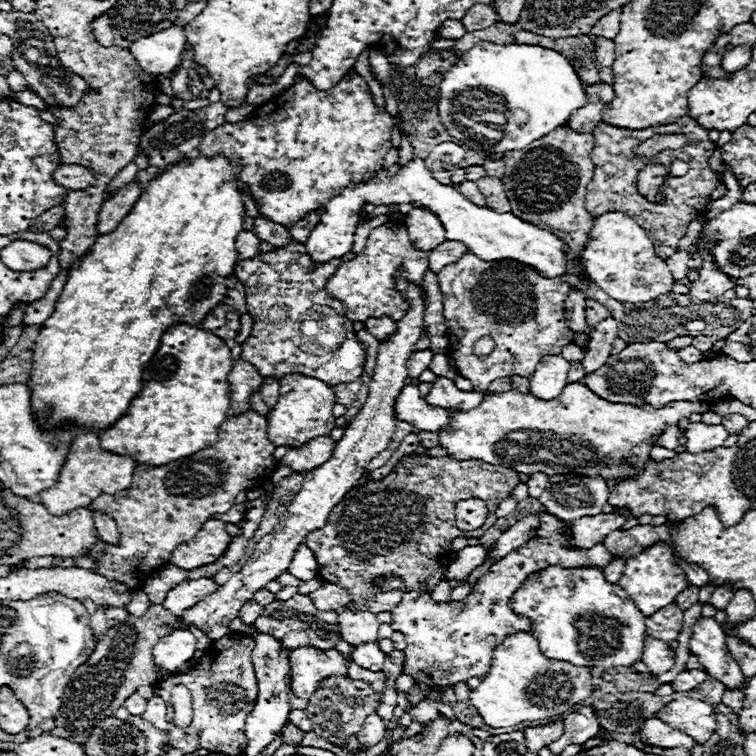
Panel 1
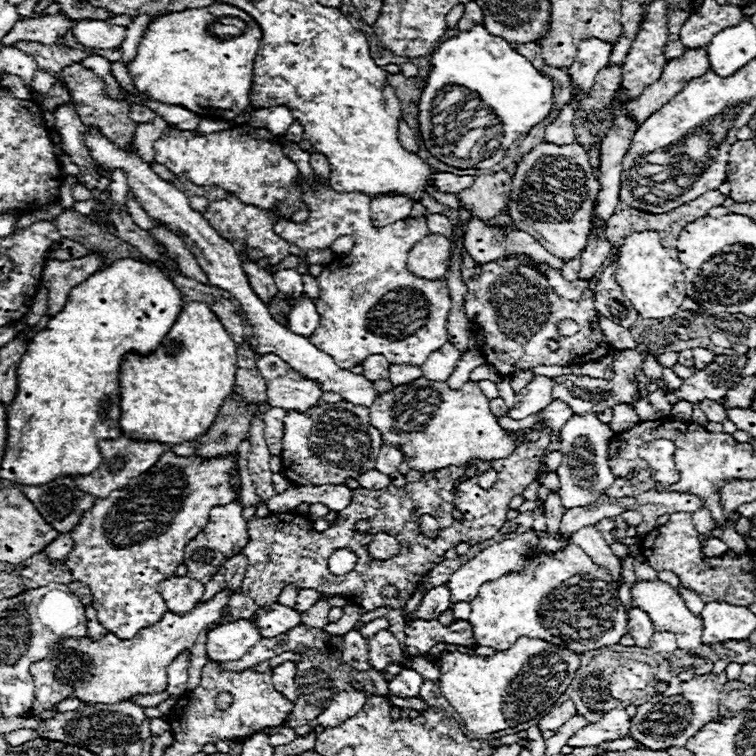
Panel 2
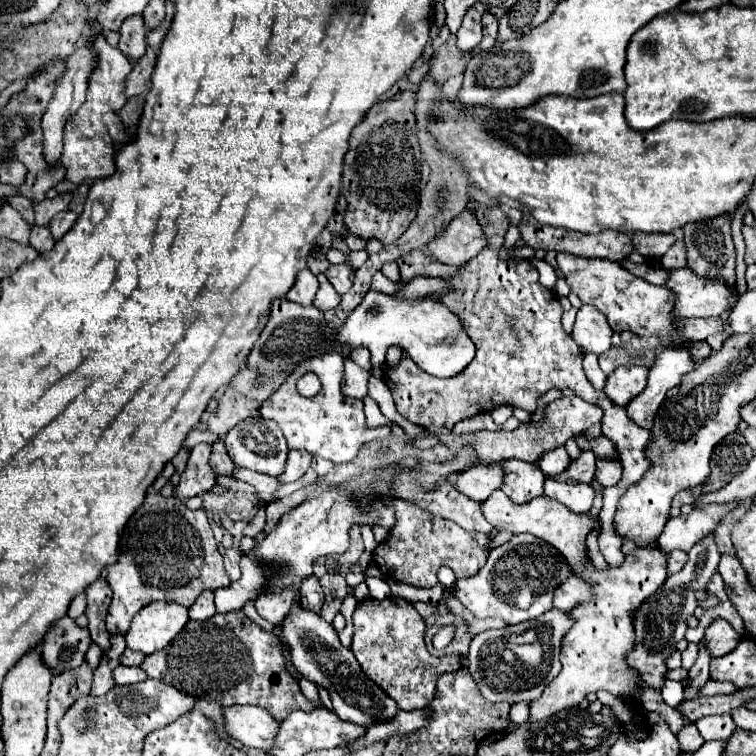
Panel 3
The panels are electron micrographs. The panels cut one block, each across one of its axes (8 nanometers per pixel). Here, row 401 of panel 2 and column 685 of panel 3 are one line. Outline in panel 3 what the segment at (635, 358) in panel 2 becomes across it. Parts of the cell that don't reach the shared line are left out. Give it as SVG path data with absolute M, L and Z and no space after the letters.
M712 532L696 546L690 548L684 568L678 574L670 574L664 580L664 584L634 610L632 622L636 632L636 644L626 654L626 662L638 674L638 678L642 678L644 686L662 690L668 672L666 660L676 650L676 644L684 638L684 632L688 630L688 618L694 614L694 608L698 606L694 592L706 590L710 578L718 570L718 560L720 560L720 552L716 546L716 532Z

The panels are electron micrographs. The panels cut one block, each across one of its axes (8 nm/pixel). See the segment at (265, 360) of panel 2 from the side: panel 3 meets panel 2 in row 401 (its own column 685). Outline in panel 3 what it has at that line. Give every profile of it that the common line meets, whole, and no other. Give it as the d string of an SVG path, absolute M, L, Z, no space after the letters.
M676 268L668 270L668 280L666 288L674 294L674 318L716 318L724 310L732 308L736 304L736 290L734 294L718 280L708 280L708 278L698 278L692 274L690 268Z

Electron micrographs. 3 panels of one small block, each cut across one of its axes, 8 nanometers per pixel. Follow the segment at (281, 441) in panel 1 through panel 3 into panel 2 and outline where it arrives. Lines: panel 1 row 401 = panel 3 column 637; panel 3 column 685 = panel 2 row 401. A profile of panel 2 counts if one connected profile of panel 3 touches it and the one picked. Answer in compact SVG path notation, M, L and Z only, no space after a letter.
M346 400L336 404L314 406L306 412L288 410L284 418L282 436L282 472L294 486L306 484L344 484L346 478L356 478L366 470L374 470L382 436L378 428L370 424L368 408L348 404Z

